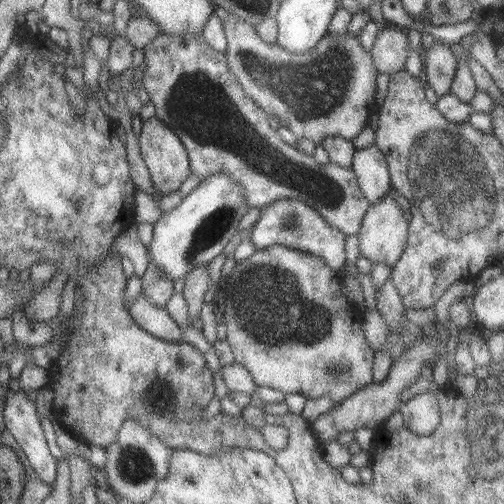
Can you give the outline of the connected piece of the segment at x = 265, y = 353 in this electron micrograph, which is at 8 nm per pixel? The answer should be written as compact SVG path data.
M281 245L256 249L248 258L235 262L229 274L223 278L223 294L225 294L223 318L224 324L227 327L224 340L227 341L233 354L233 363L237 363L249 371L255 386L273 388L273 390L283 394L295 394L297 392L305 399L327 396L333 403L337 404L351 396L355 391L371 383L374 351L367 346L363 330L361 330L359 320L361 319L362 312L353 308L341 294L341 288L339 288L340 275L340 272L332 271L331 268L327 267L319 257Z

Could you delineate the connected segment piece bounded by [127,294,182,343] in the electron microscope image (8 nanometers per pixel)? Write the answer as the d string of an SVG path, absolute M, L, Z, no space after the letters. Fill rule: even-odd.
M143 294L131 300L131 306L127 308L129 315L135 323L151 336L161 340L179 343L181 327L171 319L169 313L163 308L157 308L145 300Z

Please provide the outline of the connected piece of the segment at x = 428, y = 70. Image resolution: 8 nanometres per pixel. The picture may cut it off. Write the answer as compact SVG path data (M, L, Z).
M434 41L431 48L421 52L421 79L439 98L450 92L456 70L456 58L451 45Z

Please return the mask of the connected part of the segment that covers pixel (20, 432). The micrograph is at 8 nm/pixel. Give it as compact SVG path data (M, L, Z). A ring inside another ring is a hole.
M8 391L5 394L5 402L3 402L2 420L4 421L4 429L7 429L7 432L15 439L19 450L23 452L23 456L27 460L27 467L33 469L33 475L37 476L40 482L51 488L56 478L57 461L50 456L47 449L42 436L42 426L35 413L34 403L33 395L30 393L13 393Z

